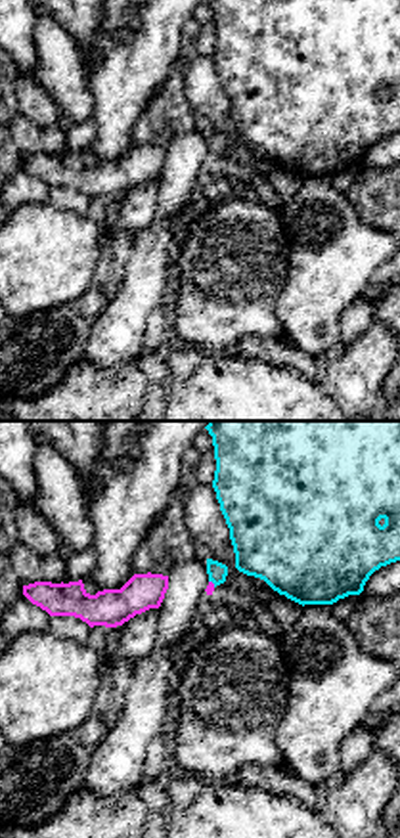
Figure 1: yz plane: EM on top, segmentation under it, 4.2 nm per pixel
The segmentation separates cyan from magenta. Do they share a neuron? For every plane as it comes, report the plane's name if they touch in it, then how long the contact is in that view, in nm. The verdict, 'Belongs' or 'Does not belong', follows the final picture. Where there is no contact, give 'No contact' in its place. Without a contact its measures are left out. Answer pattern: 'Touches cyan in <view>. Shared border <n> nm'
Touches cyan in yz. Shared border 40 nm

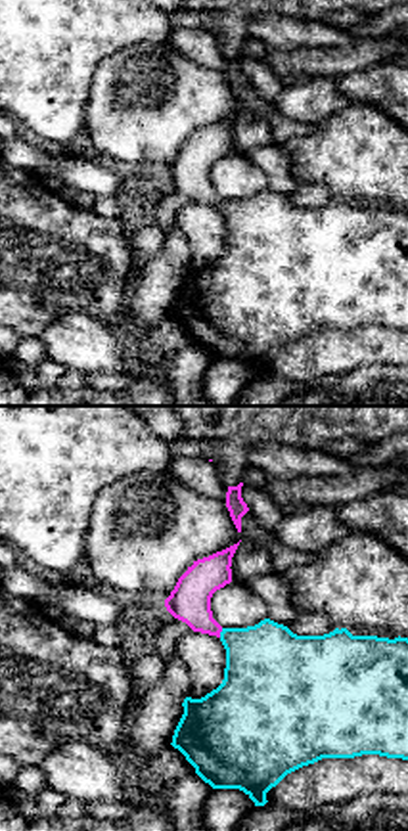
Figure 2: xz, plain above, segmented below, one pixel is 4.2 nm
Touches cyan in xz. Shared border 40 nm

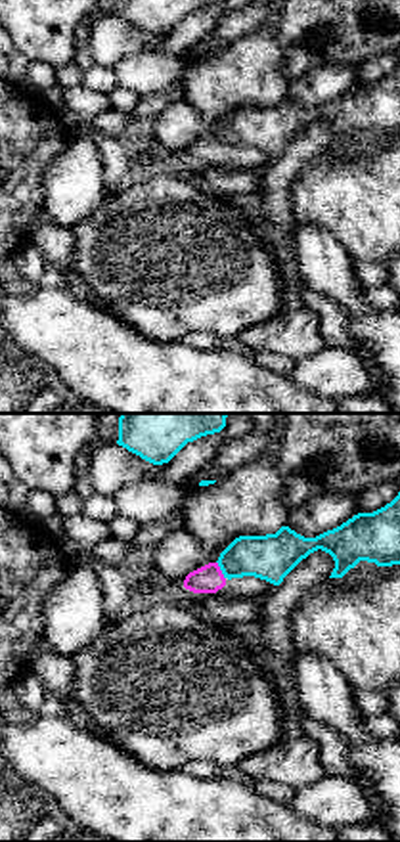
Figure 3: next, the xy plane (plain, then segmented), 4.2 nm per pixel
Touches cyan in xy. Shared border 90 nm

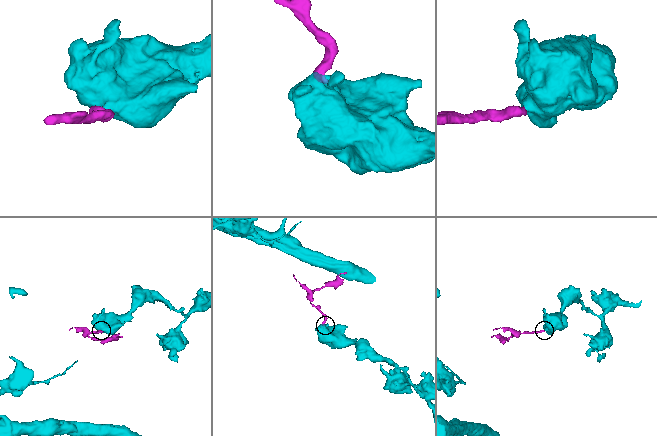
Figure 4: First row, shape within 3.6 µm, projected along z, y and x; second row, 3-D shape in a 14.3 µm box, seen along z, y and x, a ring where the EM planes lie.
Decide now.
Does not belong

